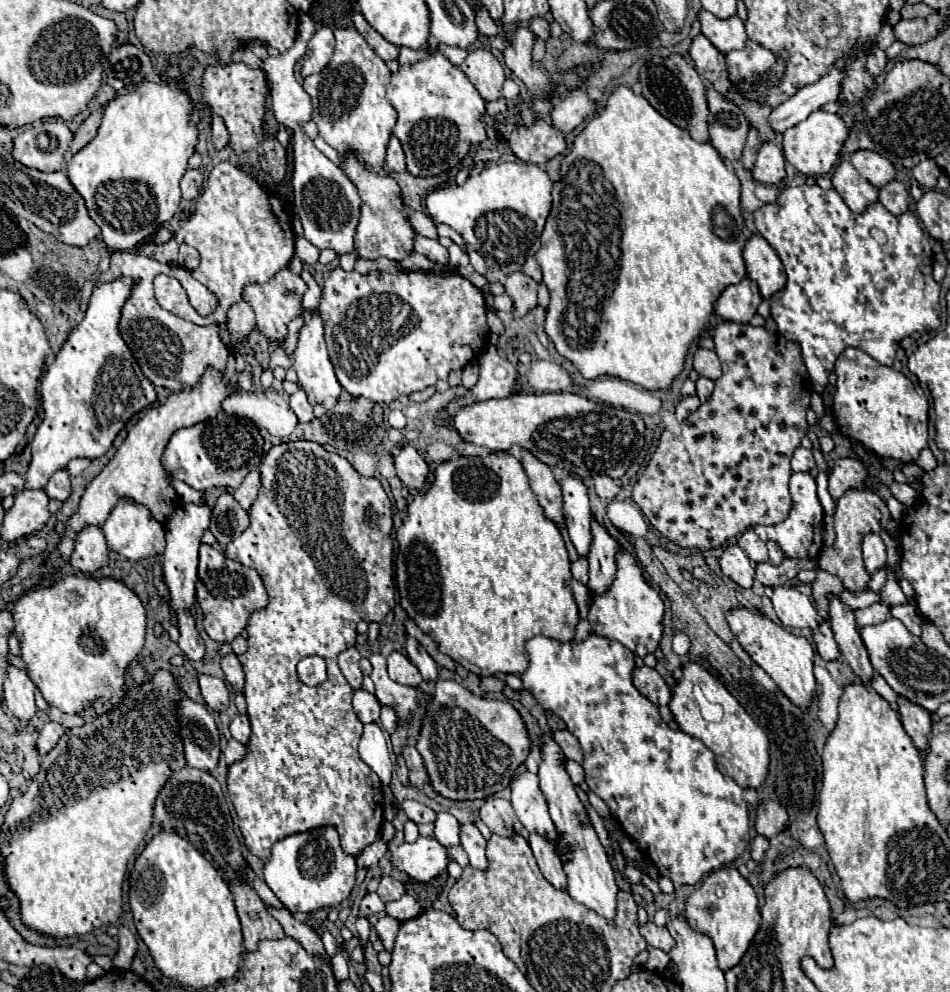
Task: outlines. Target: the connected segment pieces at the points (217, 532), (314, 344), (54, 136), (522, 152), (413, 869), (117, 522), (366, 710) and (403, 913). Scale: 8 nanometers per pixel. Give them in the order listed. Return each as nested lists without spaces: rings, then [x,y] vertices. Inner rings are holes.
[[[229,493],[221,495],[213,507],[211,527],[209,527],[215,539],[221,545],[227,545],[235,537],[239,537],[247,527],[249,527],[247,511],[241,509],[241,505]]]
[[[303,311],[303,327],[299,331],[299,343],[297,343],[297,351],[295,351],[295,363],[293,369],[297,371],[299,377],[299,385],[307,391],[309,401],[313,405],[323,403],[327,397],[337,399],[341,393],[341,385],[335,377],[331,359],[329,359],[329,351],[325,345],[325,337],[323,337],[323,319],[319,315],[319,311]]]
[[[61,119],[41,121],[15,137],[13,157],[37,171],[59,171],[71,141],[73,133]]]
[[[537,121],[531,127],[515,129],[509,137],[509,145],[521,161],[541,165],[565,151],[565,137],[553,131],[549,121]]]
[[[419,837],[415,843],[401,843],[393,851],[391,863],[411,879],[429,883],[447,869],[449,855],[435,837]]]
[[[123,497],[115,505],[115,509],[109,515],[109,519],[103,523],[101,531],[103,531],[111,551],[121,553],[121,555],[125,555],[127,559],[133,559],[133,561],[155,557],[155,555],[163,555],[163,551],[165,551],[165,529],[163,529],[163,523],[159,523],[145,505],[135,503],[133,499],[127,499],[127,497]]]
[[[365,689],[355,691],[355,695],[353,695],[353,709],[355,709],[357,717],[363,723],[377,723],[379,721],[381,705],[379,705],[377,697],[371,695],[371,693],[367,693]]]
[[[405,893],[399,901],[387,903],[387,905],[385,905],[385,911],[387,911],[391,917],[395,917],[397,921],[407,921],[407,919],[417,917],[417,915],[421,913],[421,907],[419,907],[419,903],[415,901],[415,897],[411,897],[411,895]]]

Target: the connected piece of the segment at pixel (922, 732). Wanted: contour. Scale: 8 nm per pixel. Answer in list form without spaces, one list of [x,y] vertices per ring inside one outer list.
[[[897,695],[897,705],[899,705],[901,723],[907,731],[907,735],[911,737],[917,751],[925,757],[929,753],[929,737],[931,737],[931,729],[933,729],[931,713],[925,711],[921,705],[909,701],[903,695]]]

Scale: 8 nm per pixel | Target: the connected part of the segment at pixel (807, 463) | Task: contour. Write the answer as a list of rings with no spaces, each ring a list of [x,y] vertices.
[[[797,447],[795,455],[791,459],[791,467],[793,467],[793,471],[809,471],[811,467],[815,467],[815,459],[813,459],[811,449]]]

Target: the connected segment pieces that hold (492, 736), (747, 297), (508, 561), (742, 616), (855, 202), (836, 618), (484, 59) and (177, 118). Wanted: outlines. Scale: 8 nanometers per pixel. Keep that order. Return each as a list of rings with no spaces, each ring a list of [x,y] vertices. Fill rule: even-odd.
[[[437,681],[417,735],[431,787],[453,801],[485,799],[509,787],[515,769],[527,759],[529,739],[513,705],[475,697],[455,681]]]
[[[745,277],[741,283],[729,285],[715,301],[713,309],[715,315],[723,321],[749,323],[751,317],[757,313],[759,303],[761,303],[761,295],[757,285]]]
[[[507,451],[499,453],[489,453],[485,457],[455,457],[451,461],[445,461],[437,465],[435,469],[435,479],[429,485],[425,493],[419,493],[411,505],[407,519],[403,525],[397,529],[397,543],[399,543],[399,553],[395,561],[395,575],[397,575],[397,587],[401,593],[401,607],[407,611],[409,617],[415,619],[415,623],[425,631],[429,637],[433,637],[441,651],[449,655],[453,661],[461,663],[467,671],[475,673],[477,677],[491,677],[497,673],[515,673],[521,675],[527,669],[527,651],[525,651],[525,641],[535,637],[535,635],[545,635],[557,641],[571,641],[575,637],[575,625],[579,621],[579,611],[577,603],[573,599],[569,579],[571,579],[571,561],[567,557],[567,549],[563,543],[563,537],[559,533],[559,527],[545,517],[543,507],[537,503],[535,493],[529,487],[525,469],[521,461],[517,461],[513,455]]]
[[[735,609],[729,613],[729,627],[735,633],[741,647],[751,659],[779,685],[779,689],[801,709],[807,709],[817,697],[817,683],[813,677],[813,649],[805,637],[797,637],[773,623],[765,615],[757,615],[749,609]]]
[[[843,159],[837,165],[831,181],[835,191],[841,195],[841,199],[855,213],[861,213],[869,203],[877,201],[879,189],[873,187],[867,179],[863,179],[847,159]]]
[[[827,595],[829,599],[829,625],[835,633],[835,641],[839,643],[839,649],[849,663],[849,667],[863,679],[865,685],[869,685],[873,677],[873,667],[869,661],[867,647],[863,645],[859,625],[855,621],[855,611],[845,605],[837,595]]]
[[[479,47],[475,51],[469,51],[467,59],[461,63],[461,71],[469,77],[485,101],[497,101],[503,97],[501,89],[505,83],[505,73],[489,49]]]
[[[167,65],[165,69],[161,69],[159,81],[145,79],[131,91],[115,95],[103,111],[103,121],[95,139],[87,143],[77,155],[69,157],[69,181],[83,195],[91,219],[103,231],[103,241],[115,251],[133,249],[139,241],[153,235],[163,223],[167,223],[179,207],[179,181],[187,171],[187,159],[195,153],[195,145],[199,139],[199,125],[193,121],[193,99],[183,79],[185,73],[179,67]]]

